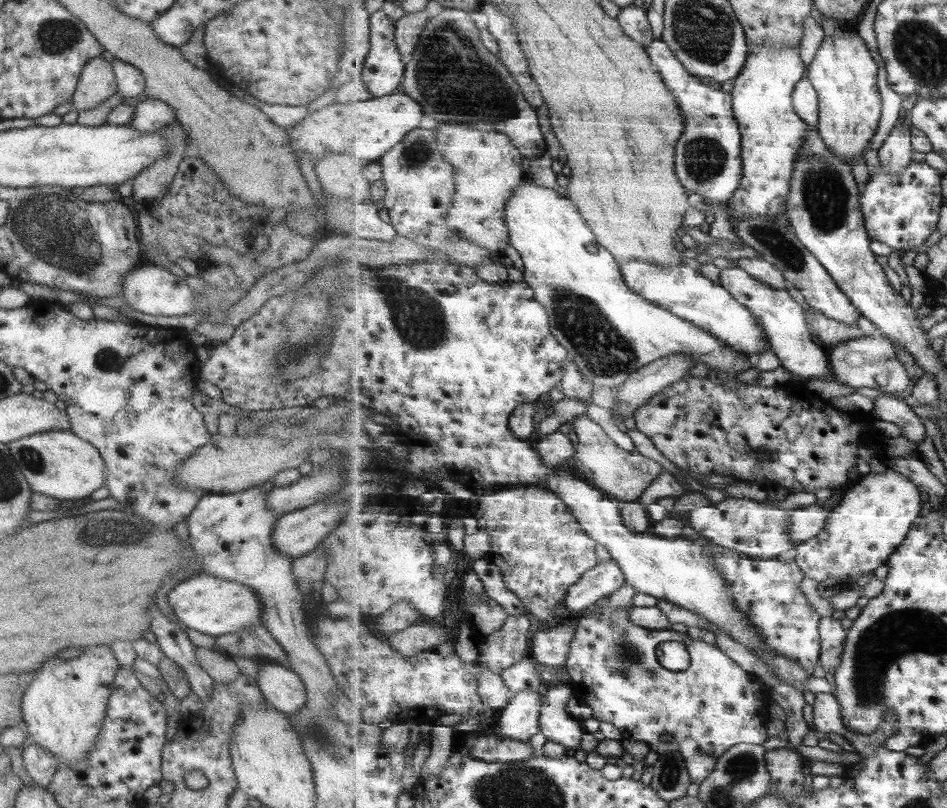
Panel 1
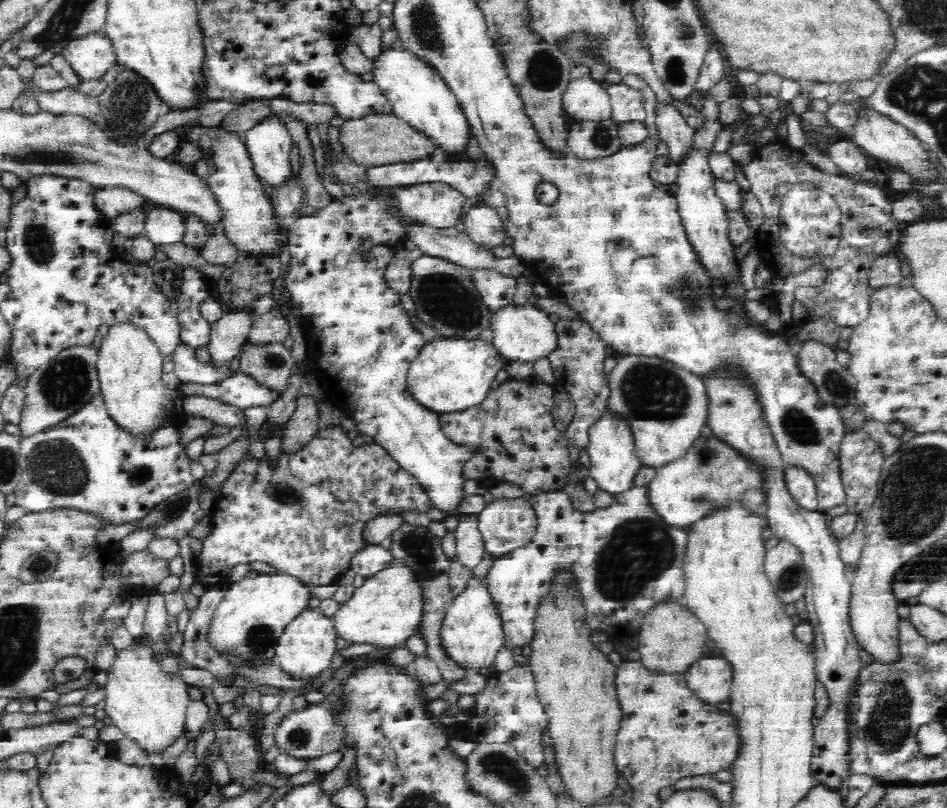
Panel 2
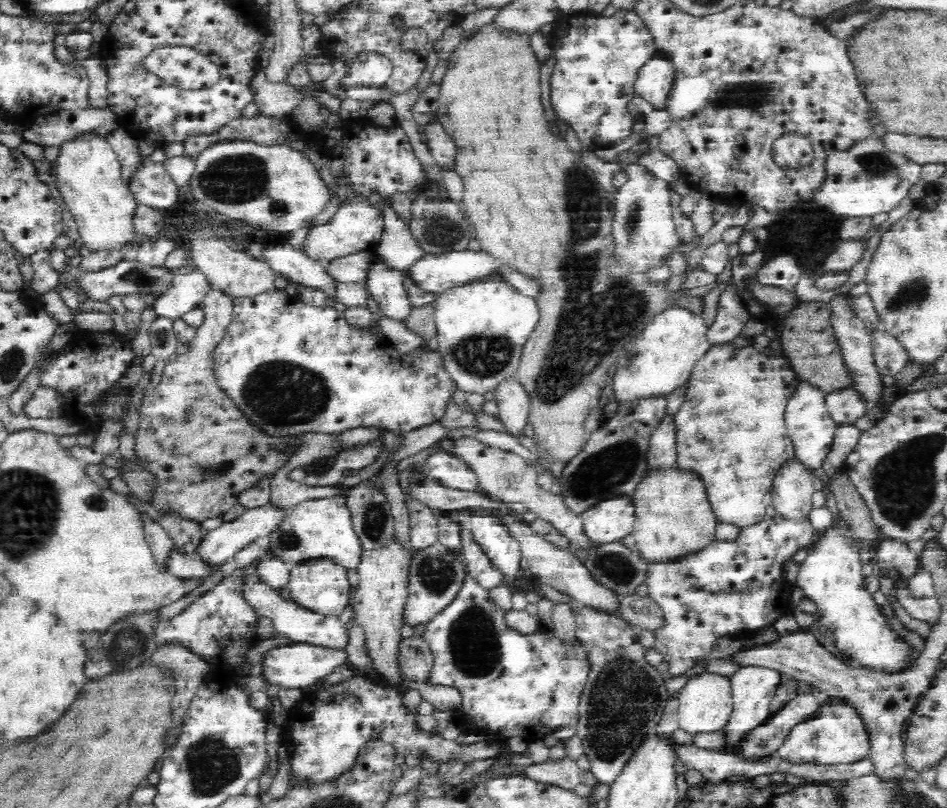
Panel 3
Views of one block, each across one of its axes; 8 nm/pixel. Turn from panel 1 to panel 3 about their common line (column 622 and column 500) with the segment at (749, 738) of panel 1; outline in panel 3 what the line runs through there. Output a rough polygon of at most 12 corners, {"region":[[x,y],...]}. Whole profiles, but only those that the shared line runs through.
{"region":[[469,575],[426,624],[463,731],[577,726],[578,640],[530,636]]}

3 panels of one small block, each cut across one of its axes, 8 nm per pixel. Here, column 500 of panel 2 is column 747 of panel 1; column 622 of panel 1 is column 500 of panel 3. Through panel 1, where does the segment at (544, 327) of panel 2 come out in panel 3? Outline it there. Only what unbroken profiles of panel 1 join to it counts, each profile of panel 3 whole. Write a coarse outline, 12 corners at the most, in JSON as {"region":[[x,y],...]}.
{"region":[[488,253],[425,254],[406,270],[422,290],[438,295],[473,278],[502,273],[536,298],[542,284]]}

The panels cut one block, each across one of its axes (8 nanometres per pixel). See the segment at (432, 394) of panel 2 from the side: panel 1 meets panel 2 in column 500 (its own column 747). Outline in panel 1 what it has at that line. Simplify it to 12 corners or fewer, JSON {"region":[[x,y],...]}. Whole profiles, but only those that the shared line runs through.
{"region":[[569,197],[504,211],[523,280],[595,386],[675,353],[755,359],[635,294]]}

